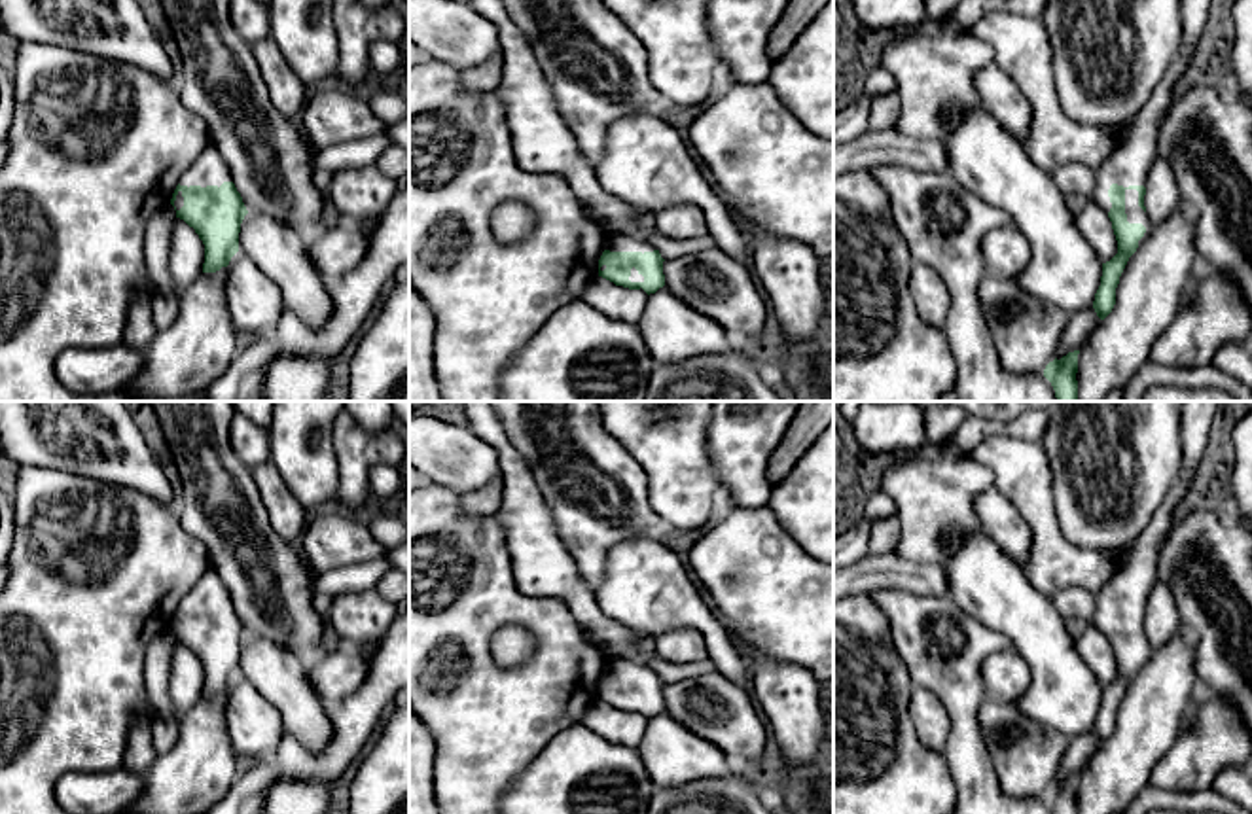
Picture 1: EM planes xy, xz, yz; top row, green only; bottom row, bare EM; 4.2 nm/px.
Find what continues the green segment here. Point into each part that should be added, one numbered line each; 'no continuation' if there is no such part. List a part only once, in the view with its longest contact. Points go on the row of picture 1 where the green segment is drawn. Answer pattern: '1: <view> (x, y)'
1: yz (1135, 214)

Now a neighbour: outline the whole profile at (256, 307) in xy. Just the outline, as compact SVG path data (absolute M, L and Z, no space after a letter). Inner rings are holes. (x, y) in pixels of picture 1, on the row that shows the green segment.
M241 250L227 267L225 301L235 329L242 341L269 337L286 307L280 288Z

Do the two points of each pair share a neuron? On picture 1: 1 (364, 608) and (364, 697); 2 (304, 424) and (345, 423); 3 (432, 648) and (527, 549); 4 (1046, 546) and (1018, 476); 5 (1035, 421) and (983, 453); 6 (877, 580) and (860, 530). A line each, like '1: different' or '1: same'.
1: different
2: different
3: different
4: same
5: different
6: different

